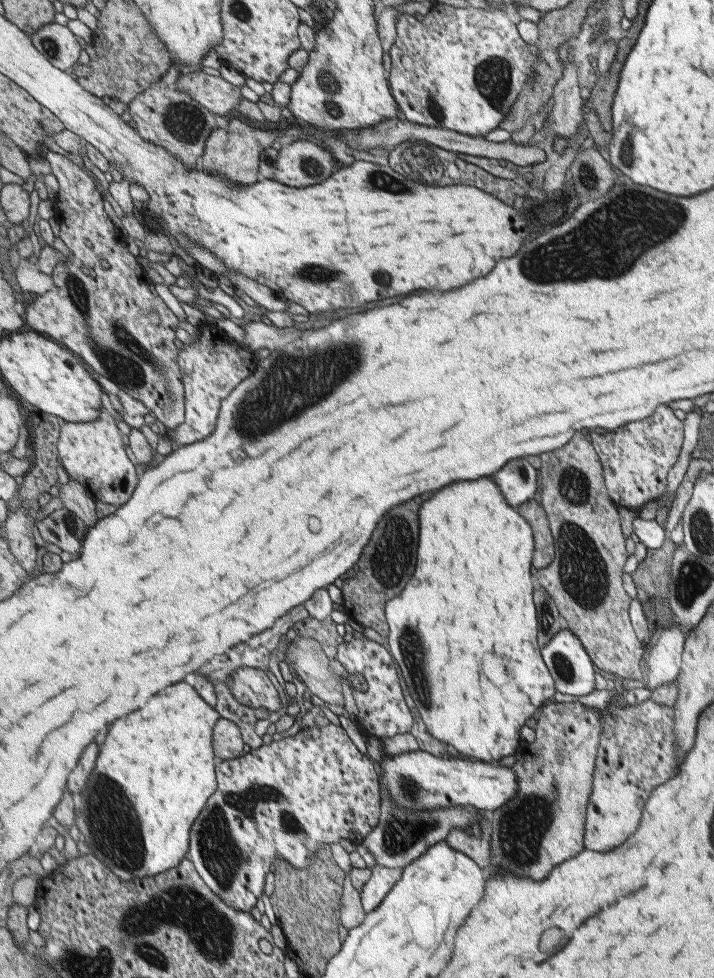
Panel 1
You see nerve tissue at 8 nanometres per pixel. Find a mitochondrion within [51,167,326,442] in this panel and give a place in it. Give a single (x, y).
(119, 355)

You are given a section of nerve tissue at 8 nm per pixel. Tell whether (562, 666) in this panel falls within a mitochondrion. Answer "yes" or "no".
yes

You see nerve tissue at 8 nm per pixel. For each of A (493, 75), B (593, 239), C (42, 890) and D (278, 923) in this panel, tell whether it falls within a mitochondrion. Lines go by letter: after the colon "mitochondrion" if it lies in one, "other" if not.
A: mitochondrion
B: mitochondrion
C: other
D: other

